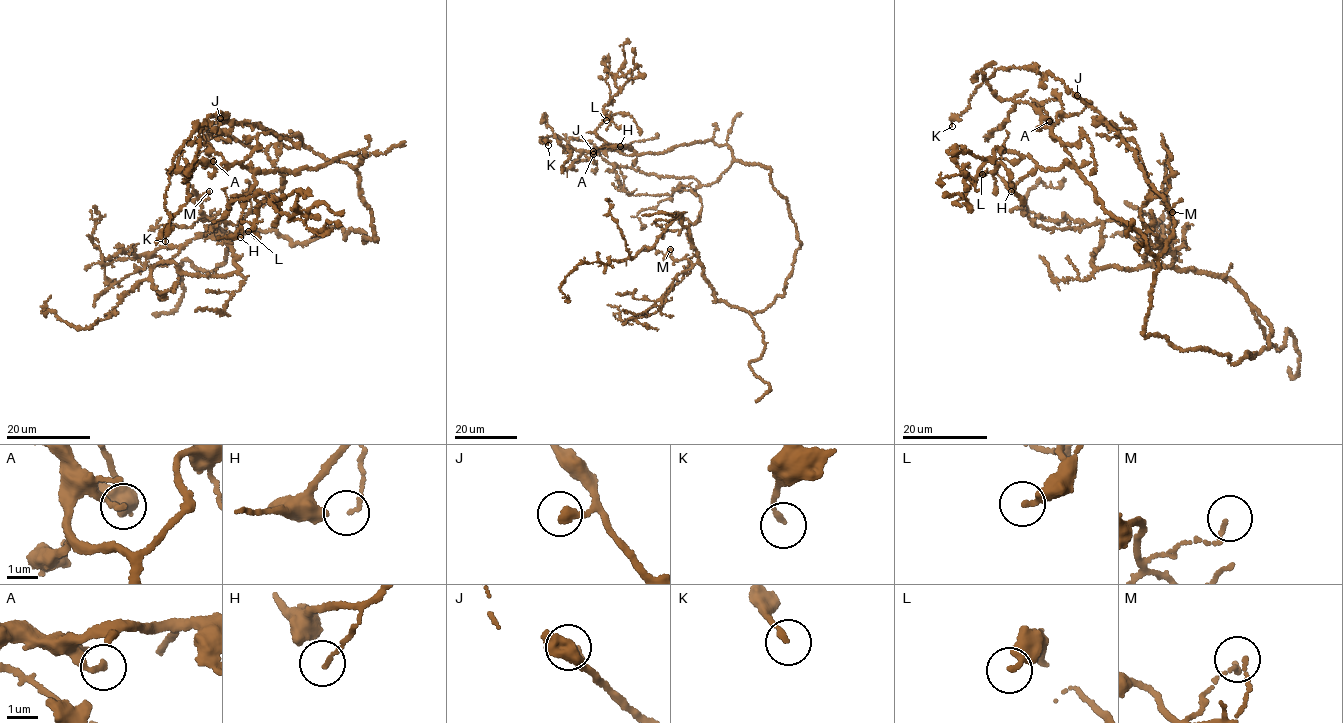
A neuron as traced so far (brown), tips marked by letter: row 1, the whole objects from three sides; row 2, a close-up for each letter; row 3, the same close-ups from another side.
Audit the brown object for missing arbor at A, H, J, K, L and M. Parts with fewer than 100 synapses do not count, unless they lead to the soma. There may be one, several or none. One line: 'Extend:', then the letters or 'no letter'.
Extend: no letter

